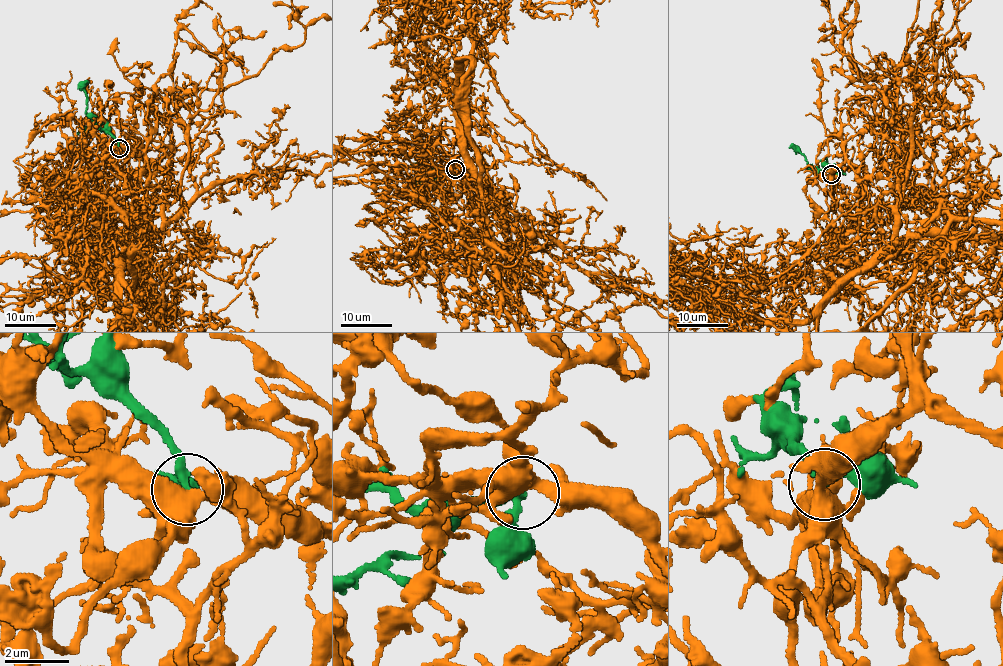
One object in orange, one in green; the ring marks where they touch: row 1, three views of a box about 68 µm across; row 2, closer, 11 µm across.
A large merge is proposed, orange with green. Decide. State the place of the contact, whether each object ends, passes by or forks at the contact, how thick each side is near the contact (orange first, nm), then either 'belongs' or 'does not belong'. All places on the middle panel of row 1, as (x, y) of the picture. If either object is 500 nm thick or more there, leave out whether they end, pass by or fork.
(455, 169) | 550/180 nm | does not belong

